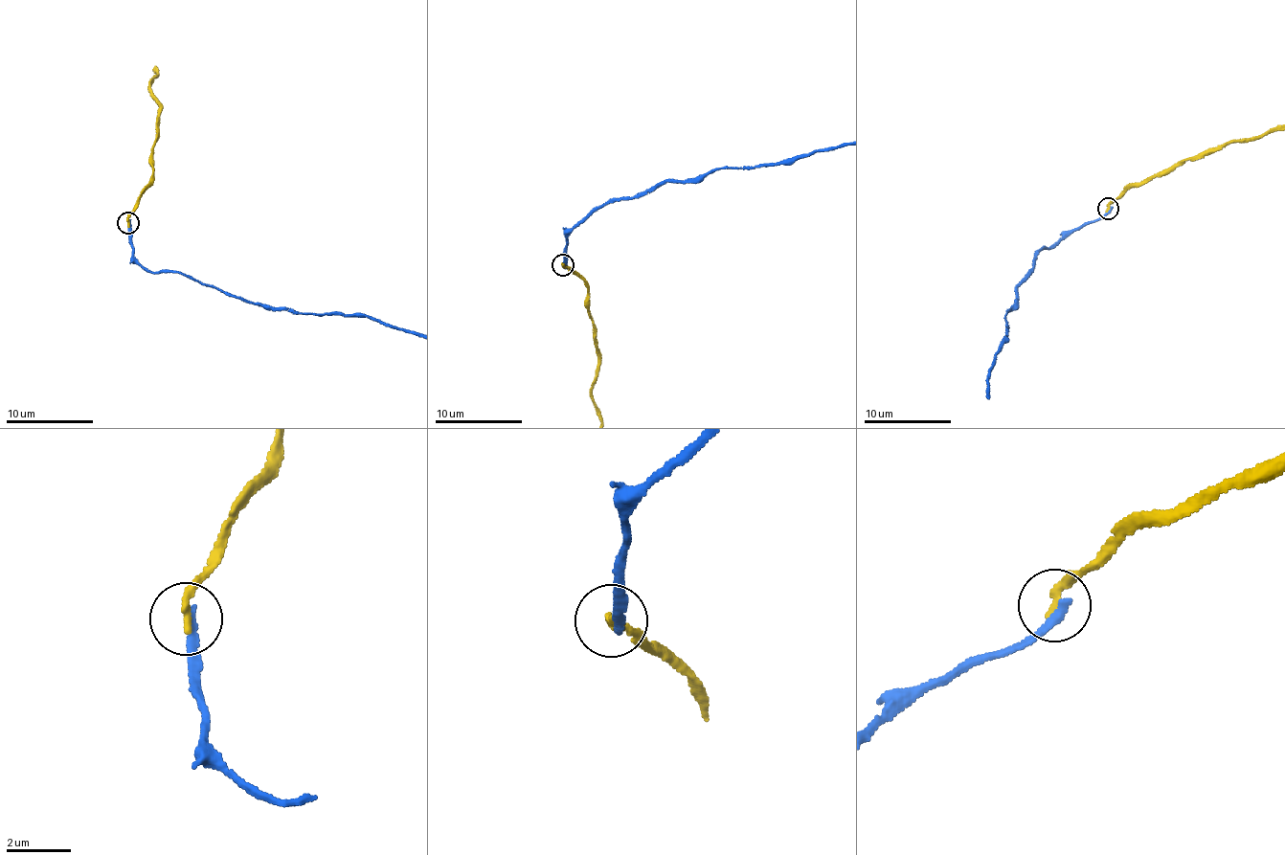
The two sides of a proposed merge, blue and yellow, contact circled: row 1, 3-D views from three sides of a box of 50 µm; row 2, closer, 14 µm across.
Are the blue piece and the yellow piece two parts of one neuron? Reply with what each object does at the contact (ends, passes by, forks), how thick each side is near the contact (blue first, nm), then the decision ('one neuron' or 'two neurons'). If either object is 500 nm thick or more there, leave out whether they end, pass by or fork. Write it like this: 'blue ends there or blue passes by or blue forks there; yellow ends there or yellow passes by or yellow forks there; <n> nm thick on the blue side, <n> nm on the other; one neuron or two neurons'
blue ends there; yellow ends there; 280 nm thick on the blue side, 280 nm on the other; two neurons

